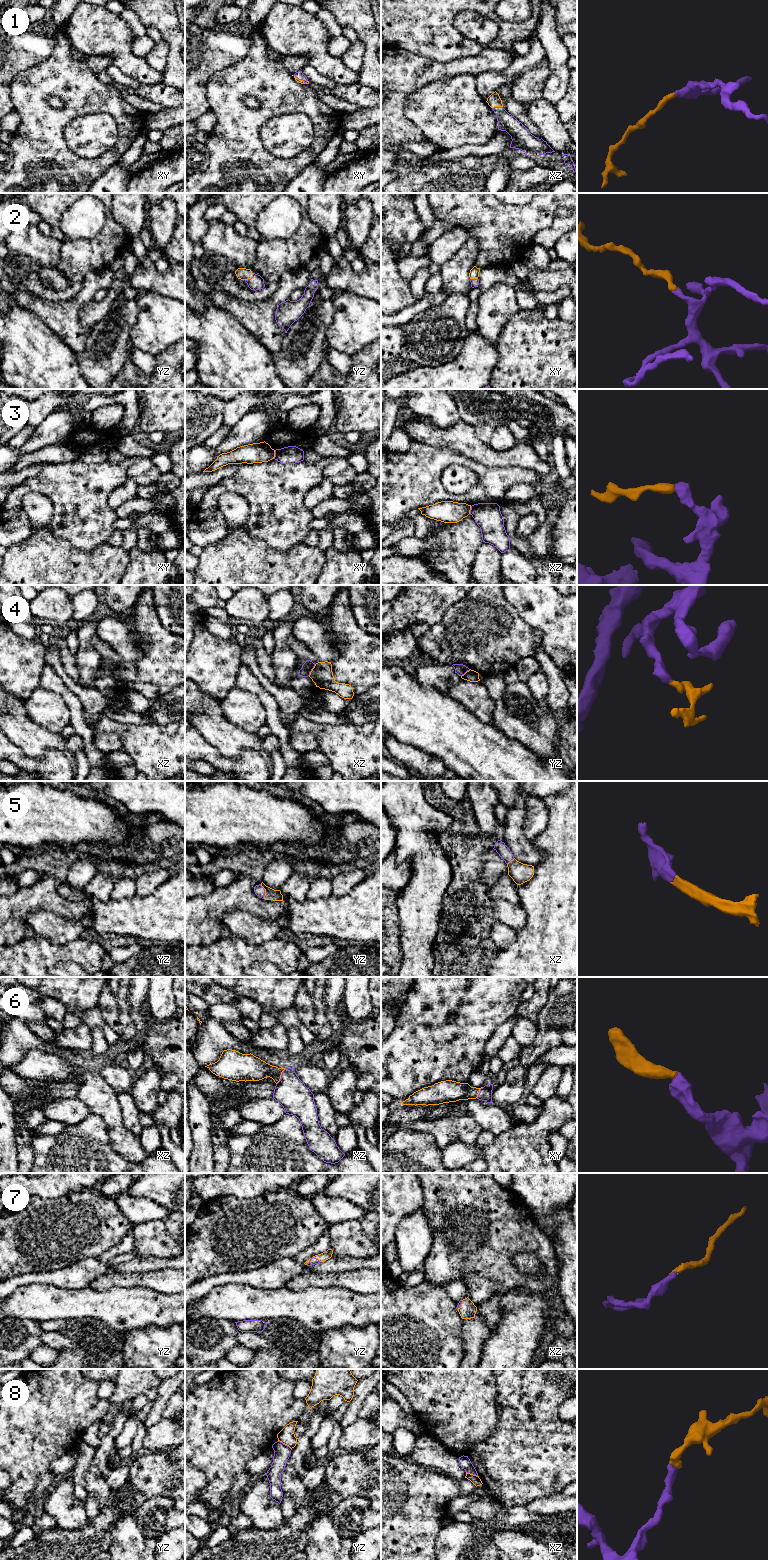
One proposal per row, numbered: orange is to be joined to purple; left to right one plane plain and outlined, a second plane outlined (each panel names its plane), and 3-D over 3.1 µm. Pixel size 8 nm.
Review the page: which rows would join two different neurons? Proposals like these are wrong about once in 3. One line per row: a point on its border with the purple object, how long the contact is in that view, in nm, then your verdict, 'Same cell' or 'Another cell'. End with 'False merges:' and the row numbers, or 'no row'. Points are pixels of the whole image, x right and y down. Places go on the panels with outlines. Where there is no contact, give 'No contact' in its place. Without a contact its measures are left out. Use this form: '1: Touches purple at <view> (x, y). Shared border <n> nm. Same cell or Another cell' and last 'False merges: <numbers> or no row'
1: Touches purple at xz (497, 107). Shared border 90 nm. Same cell
2: Touches purple at yz (249, 279). Shared border 80 nm. Same cell
3: Touches purple at xy (275, 454). Shared border 70 nm. Same cell
4: Touches purple at xz (311, 670). Shared border 110 nm. Another cell
5: Touches purple at yz (264, 892). Shared border 130 nm. Same cell
6: Touches purple at xz (281, 1076). Shared border 150 nm. Same cell
7: Touches purple at yz (313, 1257). Shared border 120 nm. Same cell
8: Touches purple at yz (284, 1444). Shared border 130 nm. Another cell
False merges: 4, 8

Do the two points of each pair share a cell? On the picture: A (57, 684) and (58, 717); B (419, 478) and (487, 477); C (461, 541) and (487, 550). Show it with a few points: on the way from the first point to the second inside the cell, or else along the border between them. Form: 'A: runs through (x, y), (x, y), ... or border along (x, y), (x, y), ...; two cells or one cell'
A: border along (40, 685), (58, 693), (71, 713); two cells
B: runs through (436, 461), (438, 459), (460, 459), (470, 463); one cell
C: border along (482, 541), (470, 569); two cells

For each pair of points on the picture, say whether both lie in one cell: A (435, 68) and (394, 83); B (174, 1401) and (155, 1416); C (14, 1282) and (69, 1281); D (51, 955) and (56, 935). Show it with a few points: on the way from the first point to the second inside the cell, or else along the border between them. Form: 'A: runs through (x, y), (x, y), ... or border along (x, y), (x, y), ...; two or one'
A: runs through (425, 72), (404, 73); one
B: border along (174, 1392), (169, 1398), (162, 1416); two
C: runs through (28, 1279), (55, 1278); one
D: border along (37, 935), (54, 944), (65, 944), (77, 939); two

